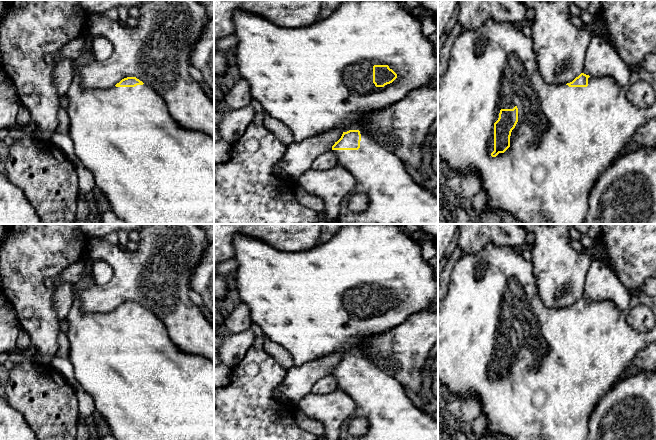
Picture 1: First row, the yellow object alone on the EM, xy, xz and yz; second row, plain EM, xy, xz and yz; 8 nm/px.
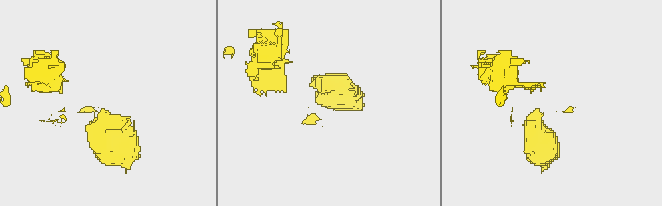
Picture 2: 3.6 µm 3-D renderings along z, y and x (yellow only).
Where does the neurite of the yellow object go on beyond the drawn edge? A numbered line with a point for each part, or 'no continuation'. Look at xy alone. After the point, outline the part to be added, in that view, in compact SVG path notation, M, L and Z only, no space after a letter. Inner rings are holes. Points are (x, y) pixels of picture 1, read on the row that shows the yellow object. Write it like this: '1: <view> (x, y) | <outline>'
1: xy (151, 170) | M86 52L73 61L73 79L66 93L68 105L65 110L70 119L67 134L73 141L76 157L92 173L95 186L105 195L111 210L125 224L214 224L214 139L203 132L179 126L170 115L165 101L149 85L84 89L81 85L80 68L95 60L93 52Z

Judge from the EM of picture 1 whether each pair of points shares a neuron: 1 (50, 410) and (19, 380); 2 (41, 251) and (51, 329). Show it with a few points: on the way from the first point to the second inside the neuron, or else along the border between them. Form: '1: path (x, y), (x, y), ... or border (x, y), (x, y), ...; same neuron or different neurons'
1: path (43, 402), (27, 386); same neuron
2: path (38, 270), (38, 297), (42, 302), (43, 310); same neuron

